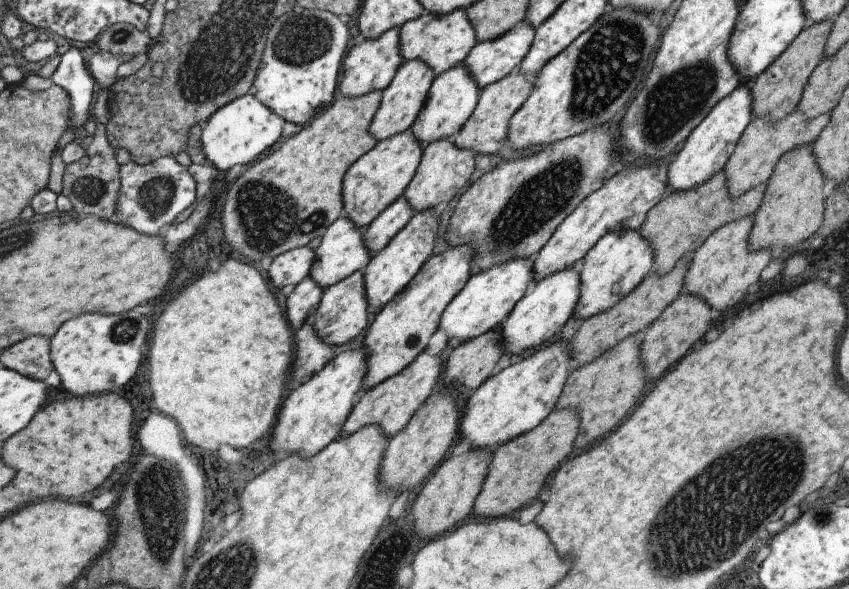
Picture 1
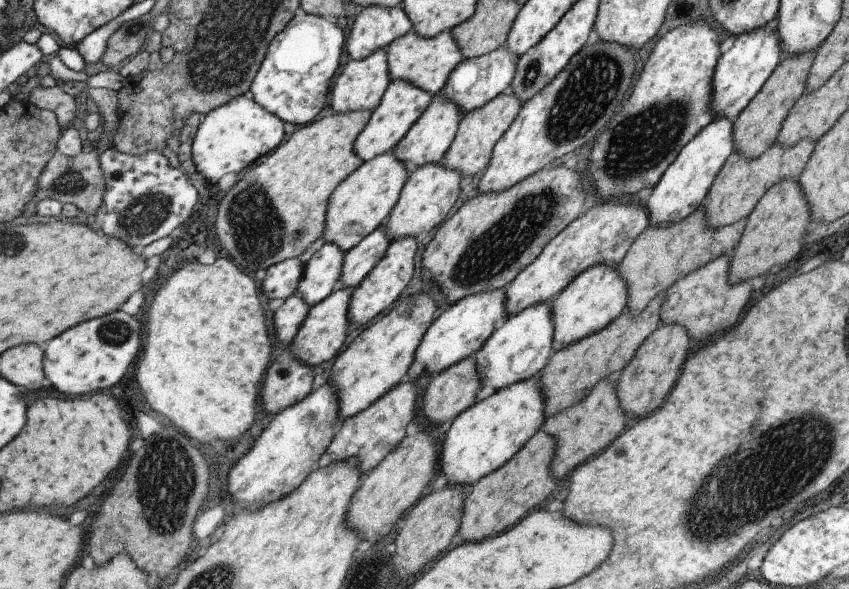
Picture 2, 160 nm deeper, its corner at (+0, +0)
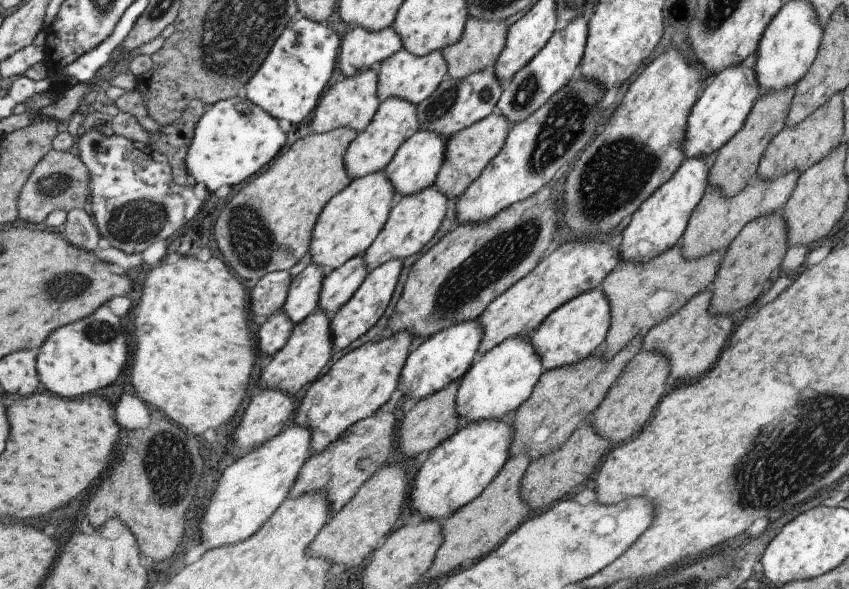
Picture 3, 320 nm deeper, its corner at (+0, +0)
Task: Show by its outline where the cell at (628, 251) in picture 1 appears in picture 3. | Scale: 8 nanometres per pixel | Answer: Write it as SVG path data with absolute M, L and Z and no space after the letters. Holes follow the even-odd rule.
M588 290L551 311L529 336L530 345L542 364L542 370L558 369L578 363L601 346L610 323L610 306L606 296Z

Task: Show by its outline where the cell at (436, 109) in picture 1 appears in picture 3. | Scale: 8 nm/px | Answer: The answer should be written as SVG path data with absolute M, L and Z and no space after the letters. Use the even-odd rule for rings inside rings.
M417 130L399 146L382 170L392 184L396 199L418 193L434 184L443 160L445 145L445 140L435 133Z

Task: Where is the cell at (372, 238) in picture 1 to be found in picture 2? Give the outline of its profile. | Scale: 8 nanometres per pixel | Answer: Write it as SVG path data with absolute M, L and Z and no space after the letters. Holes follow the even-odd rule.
M384 224L373 229L363 240L350 248L342 258L342 270L338 287L354 289L358 282L381 260L389 241L384 233Z

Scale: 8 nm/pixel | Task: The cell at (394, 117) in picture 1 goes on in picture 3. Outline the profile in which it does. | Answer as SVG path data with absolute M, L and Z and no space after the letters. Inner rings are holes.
M389 97L380 102L371 122L360 133L357 133L344 152L343 168L350 182L383 170L399 146L417 130L415 105L397 97Z

